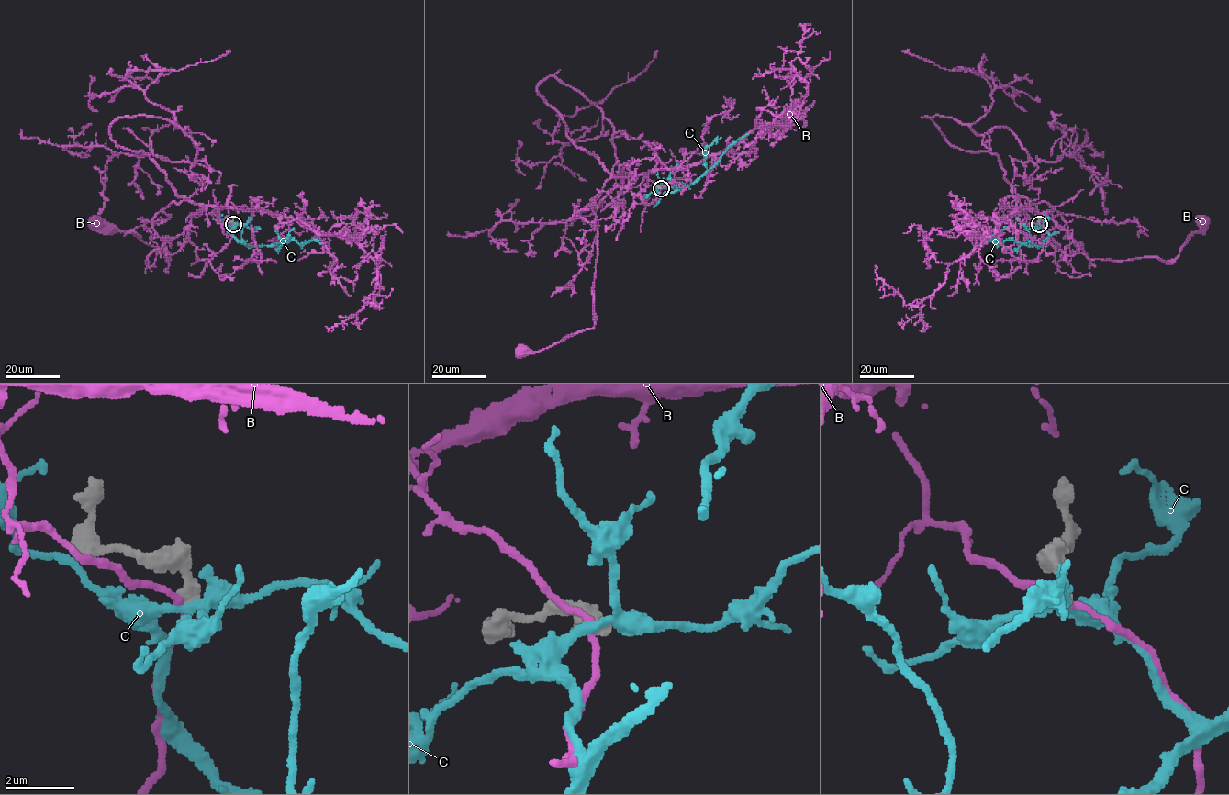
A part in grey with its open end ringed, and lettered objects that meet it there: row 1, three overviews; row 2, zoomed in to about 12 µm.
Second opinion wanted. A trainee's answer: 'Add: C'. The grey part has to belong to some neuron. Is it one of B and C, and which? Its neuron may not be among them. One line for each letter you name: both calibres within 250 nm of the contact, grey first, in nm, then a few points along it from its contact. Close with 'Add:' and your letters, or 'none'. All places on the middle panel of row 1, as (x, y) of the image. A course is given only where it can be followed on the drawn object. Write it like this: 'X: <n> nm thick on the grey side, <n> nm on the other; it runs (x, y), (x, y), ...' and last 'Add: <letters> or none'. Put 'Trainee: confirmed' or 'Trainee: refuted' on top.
Trainee: refuted
Add: none

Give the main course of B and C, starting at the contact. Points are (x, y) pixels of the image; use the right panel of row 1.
B: (1039, 224), (1029, 218), (1029, 199), (1055, 208), (1075, 246), (1089, 258), (1165, 261), (1173, 260), (1204, 223)
C: (1039, 225), (1049, 235), (1041, 245), (1026, 245), (1012, 240), (1000, 243), (988, 240), (985, 244)

